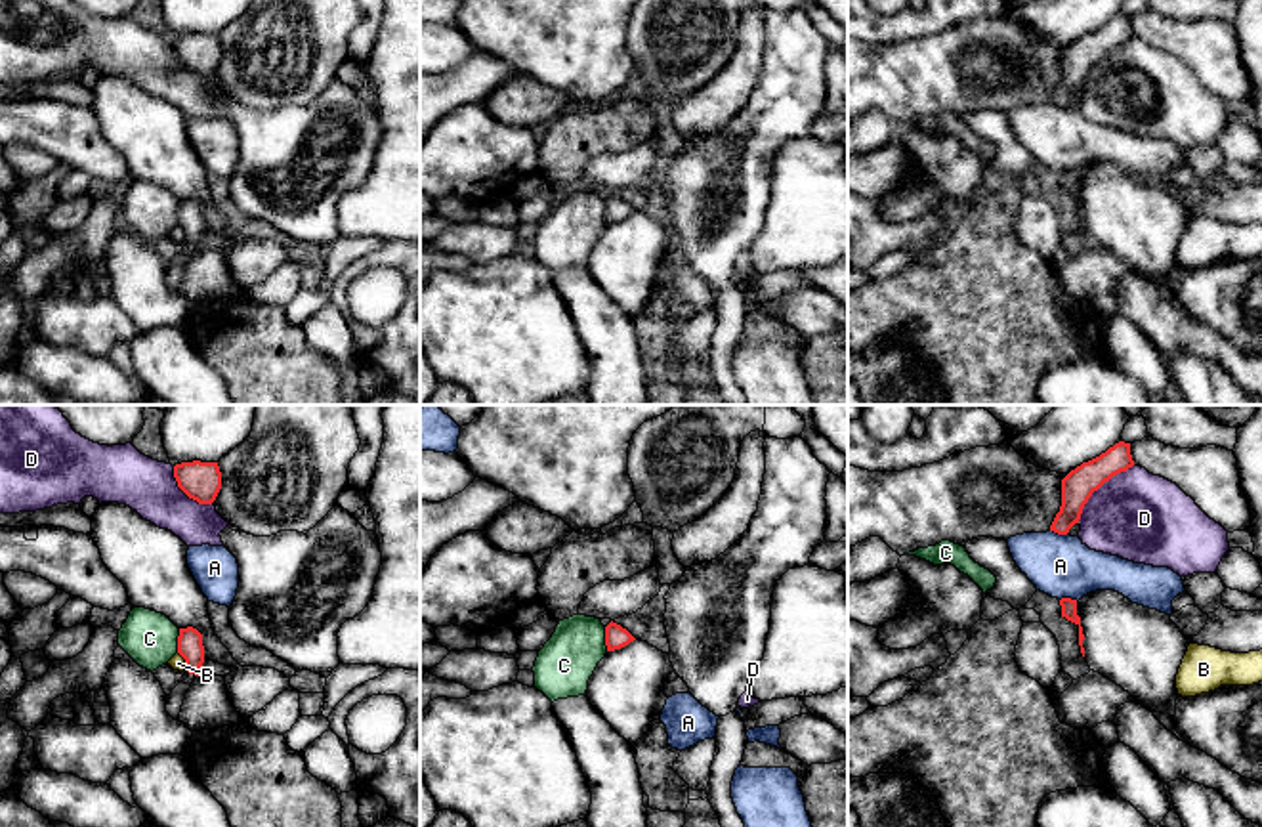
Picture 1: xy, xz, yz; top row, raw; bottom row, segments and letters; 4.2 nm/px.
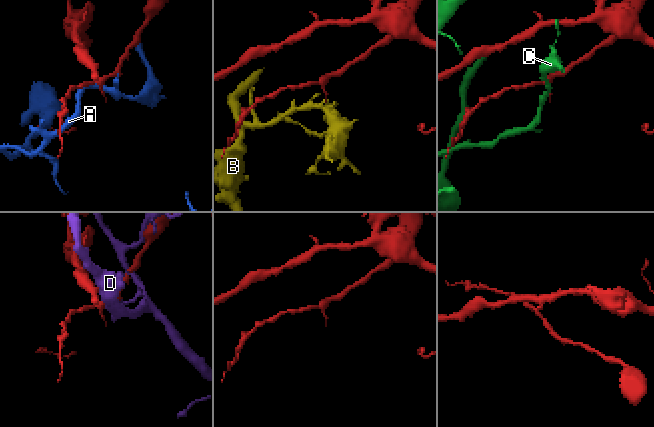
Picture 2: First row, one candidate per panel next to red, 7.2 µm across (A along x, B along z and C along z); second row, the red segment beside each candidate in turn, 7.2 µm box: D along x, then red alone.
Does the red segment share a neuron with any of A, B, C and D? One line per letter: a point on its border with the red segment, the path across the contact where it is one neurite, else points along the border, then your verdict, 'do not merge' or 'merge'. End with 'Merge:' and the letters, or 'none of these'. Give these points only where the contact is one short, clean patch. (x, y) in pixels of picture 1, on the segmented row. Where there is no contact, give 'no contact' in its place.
A: yz (1070, 598) | do not merge
B: xy (186, 661) | along xy (178, 652), (186, 669) | do not merge
C: xy (178, 640) | along xy (180, 629), (176, 652) | do not merge
D: yz (1098, 487) | do not merge
Merge: none of these

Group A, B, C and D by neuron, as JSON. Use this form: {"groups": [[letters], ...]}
{"groups": [["A"], ["B"], ["C"], ["D"]]}

